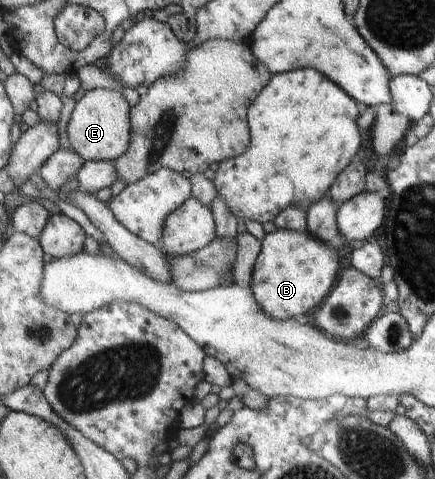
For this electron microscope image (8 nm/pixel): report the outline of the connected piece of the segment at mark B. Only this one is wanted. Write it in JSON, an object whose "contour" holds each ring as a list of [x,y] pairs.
{"contour":[[[328,196],[308,211],[308,230],[277,229],[262,240],[263,249],[254,263],[255,278],[250,286],[269,316],[289,320],[307,312],[316,312],[338,285],[343,267],[354,250],[339,227],[339,210],[337,200]]]}

